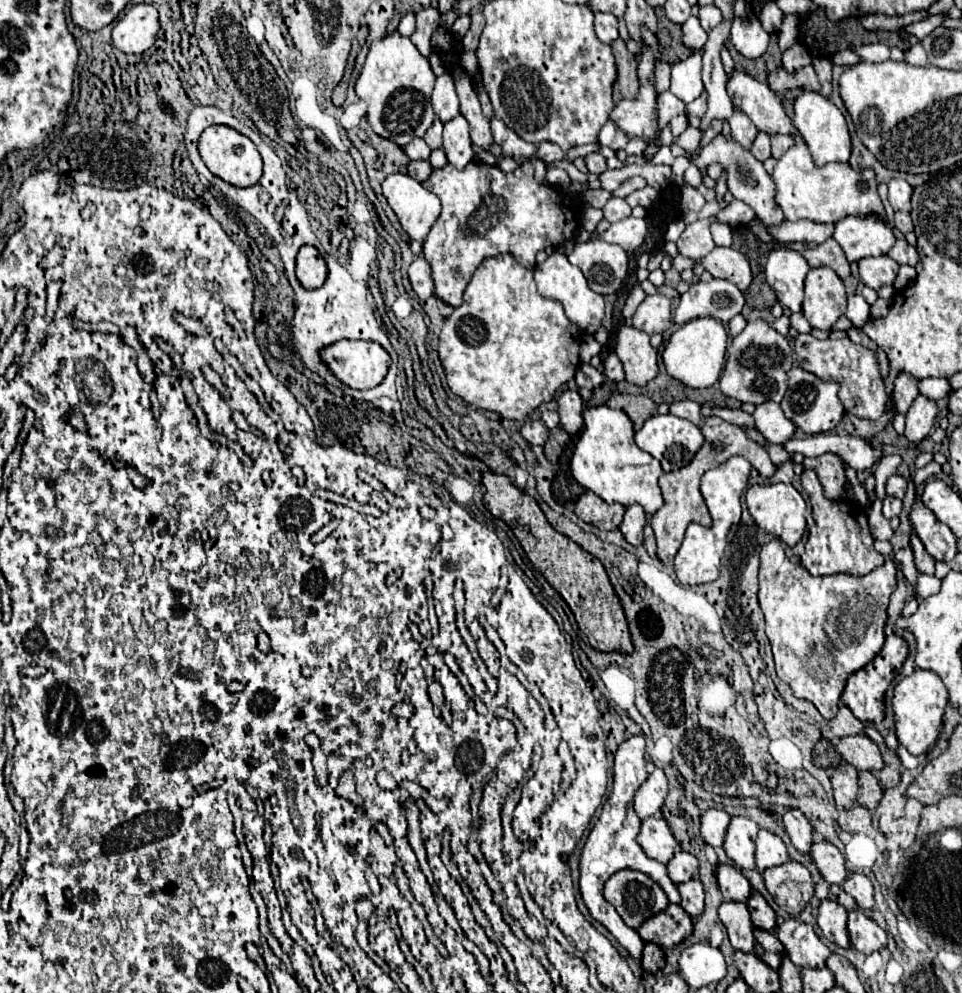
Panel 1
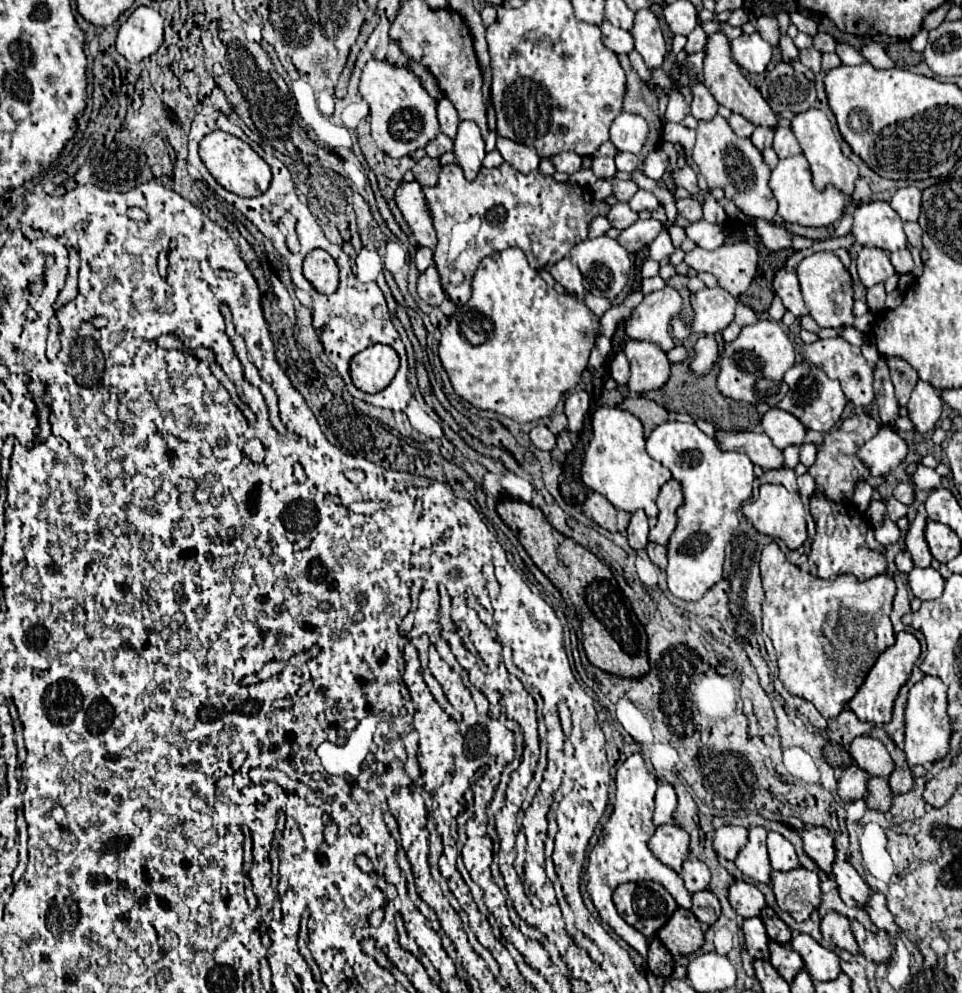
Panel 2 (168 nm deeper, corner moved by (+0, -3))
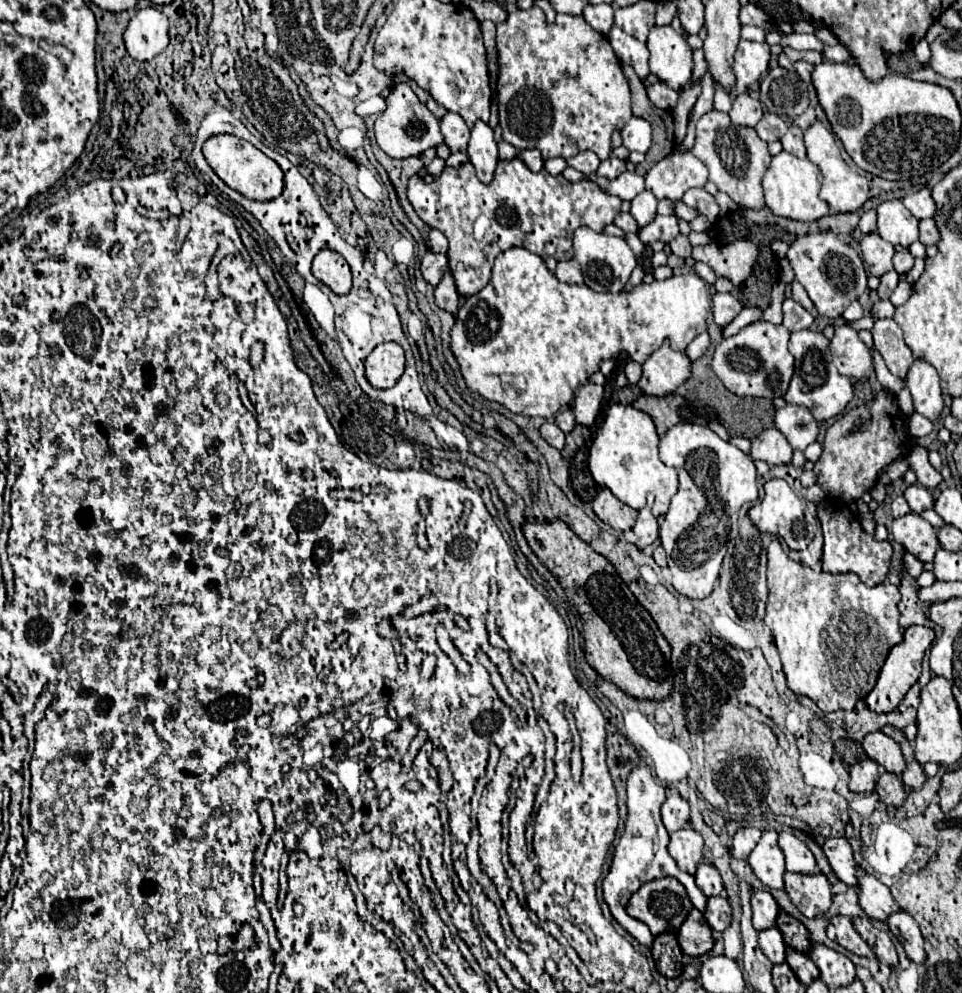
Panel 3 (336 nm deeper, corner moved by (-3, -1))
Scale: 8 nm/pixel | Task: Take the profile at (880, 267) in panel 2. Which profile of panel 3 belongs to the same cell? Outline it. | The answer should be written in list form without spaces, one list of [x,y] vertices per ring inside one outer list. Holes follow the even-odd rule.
[[[877,231],[867,233],[861,239],[861,253],[871,275],[881,277],[893,269],[891,259],[895,255],[895,247],[889,241],[883,241],[883,237],[879,237]]]

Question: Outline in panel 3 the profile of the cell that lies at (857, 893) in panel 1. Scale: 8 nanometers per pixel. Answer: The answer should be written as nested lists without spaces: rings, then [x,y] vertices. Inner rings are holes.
[[[899,911],[887,919],[887,925],[889,925],[891,933],[901,941],[907,957],[917,965],[925,963],[925,959],[927,959],[925,939],[923,939],[921,929],[915,923],[915,919],[911,915],[907,915],[905,911]]]

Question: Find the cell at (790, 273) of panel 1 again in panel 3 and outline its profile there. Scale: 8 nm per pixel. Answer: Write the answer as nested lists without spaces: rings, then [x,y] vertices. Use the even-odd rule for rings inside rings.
[[[793,281],[793,293],[791,293],[791,297],[793,297],[799,305],[803,305],[807,311],[811,311],[811,313],[813,313],[813,301],[809,299],[807,291],[803,289],[803,285],[801,285],[799,281]]]

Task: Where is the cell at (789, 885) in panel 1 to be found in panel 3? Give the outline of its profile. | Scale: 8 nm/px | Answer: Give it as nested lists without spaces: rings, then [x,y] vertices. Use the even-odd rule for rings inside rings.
[[[785,873],[785,891],[795,907],[809,919],[823,915],[831,907],[831,885],[823,873]]]

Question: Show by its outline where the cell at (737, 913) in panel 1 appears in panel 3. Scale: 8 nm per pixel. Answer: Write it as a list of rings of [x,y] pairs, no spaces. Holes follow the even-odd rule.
[[[771,927],[771,929],[765,929],[759,933],[759,947],[761,951],[777,965],[777,963],[785,963],[785,941],[783,941],[783,935],[777,927]]]

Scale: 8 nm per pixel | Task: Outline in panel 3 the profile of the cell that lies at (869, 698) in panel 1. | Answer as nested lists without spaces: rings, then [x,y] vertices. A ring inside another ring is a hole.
[[[923,625],[907,627],[907,631],[903,635],[903,641],[889,651],[889,655],[885,659],[885,665],[881,667],[877,685],[873,687],[873,691],[865,699],[869,709],[873,709],[877,713],[889,713],[903,701],[905,693],[911,689],[911,685],[917,683],[917,679],[921,675],[921,661],[925,657],[925,651],[933,643],[933,639],[935,639],[935,631],[931,627],[923,627]]]

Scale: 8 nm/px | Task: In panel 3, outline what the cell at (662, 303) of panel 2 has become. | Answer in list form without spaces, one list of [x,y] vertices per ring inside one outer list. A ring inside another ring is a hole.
[[[513,247],[495,259],[487,287],[467,297],[457,311],[451,329],[451,351],[457,357],[469,389],[489,401],[505,405],[513,413],[549,419],[573,399],[577,387],[586,385],[589,377],[599,371],[603,359],[615,359],[619,353],[627,353],[633,361],[643,363],[667,337],[671,337],[675,349],[685,351],[687,345],[707,329],[705,321],[709,311],[711,303],[705,281],[695,273],[639,283],[631,291],[597,293],[587,285],[561,283],[539,255],[523,247]]]

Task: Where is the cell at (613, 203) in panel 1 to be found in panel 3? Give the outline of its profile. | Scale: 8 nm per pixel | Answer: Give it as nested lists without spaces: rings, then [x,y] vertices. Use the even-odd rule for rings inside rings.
[[[619,213],[619,215],[615,217],[615,225],[617,225],[619,229],[623,229],[625,233],[635,233],[635,231],[637,231],[637,223],[635,223],[635,219],[631,217],[631,213]]]

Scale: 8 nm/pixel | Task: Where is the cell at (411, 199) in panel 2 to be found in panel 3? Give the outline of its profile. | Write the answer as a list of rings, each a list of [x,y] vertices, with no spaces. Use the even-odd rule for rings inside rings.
[[[431,229],[431,233],[429,233],[429,245],[431,245],[433,253],[445,253],[449,249],[447,237],[441,231],[437,231],[437,229]]]

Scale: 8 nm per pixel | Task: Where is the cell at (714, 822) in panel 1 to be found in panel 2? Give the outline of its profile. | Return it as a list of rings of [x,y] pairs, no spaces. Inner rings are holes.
[[[722,825],[714,831],[714,851],[722,857],[726,857],[728,861],[732,861],[738,851],[744,847],[748,839],[748,829],[746,827],[738,827],[738,825]]]

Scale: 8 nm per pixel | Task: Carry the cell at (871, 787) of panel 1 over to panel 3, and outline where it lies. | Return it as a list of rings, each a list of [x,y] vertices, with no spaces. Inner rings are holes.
[[[883,773],[877,781],[877,789],[879,793],[879,799],[885,803],[885,805],[895,805],[895,807],[901,807],[907,799],[907,793],[905,793],[905,787],[903,787],[903,781],[899,781],[899,777],[895,773]]]

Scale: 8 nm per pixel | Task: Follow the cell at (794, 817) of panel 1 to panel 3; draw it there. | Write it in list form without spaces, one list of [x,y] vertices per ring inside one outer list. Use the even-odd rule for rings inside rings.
[[[845,837],[839,839],[827,839],[823,845],[823,851],[829,859],[829,865],[833,867],[835,875],[849,887],[857,887],[857,863],[853,859],[851,845]]]

